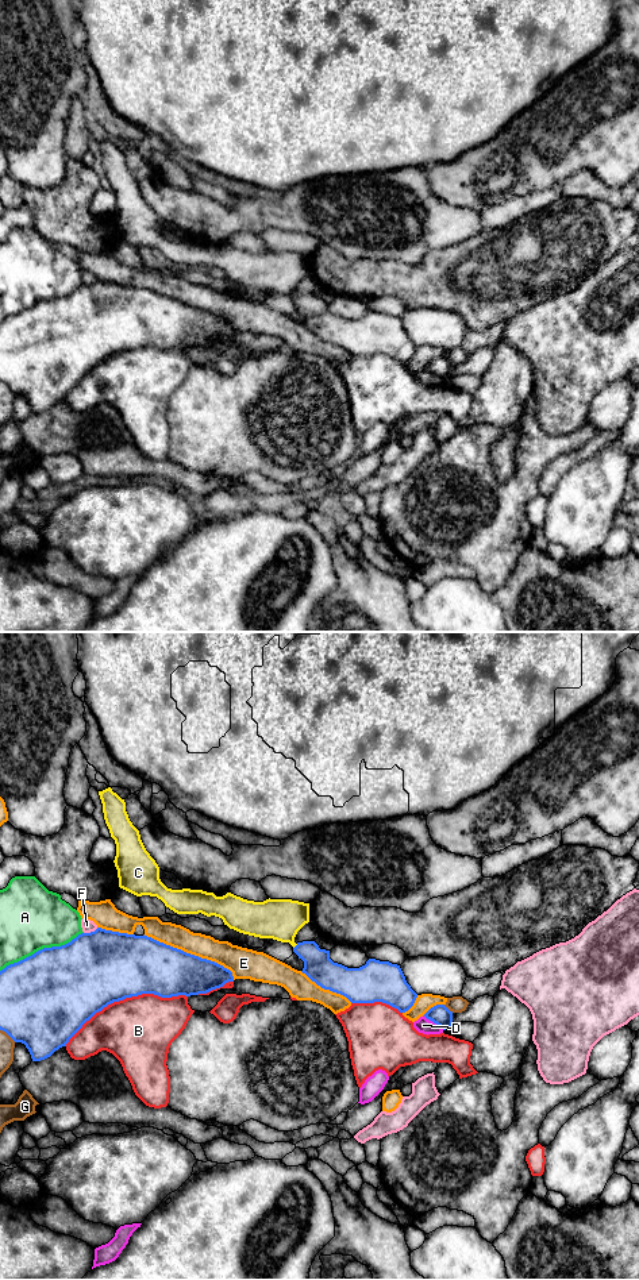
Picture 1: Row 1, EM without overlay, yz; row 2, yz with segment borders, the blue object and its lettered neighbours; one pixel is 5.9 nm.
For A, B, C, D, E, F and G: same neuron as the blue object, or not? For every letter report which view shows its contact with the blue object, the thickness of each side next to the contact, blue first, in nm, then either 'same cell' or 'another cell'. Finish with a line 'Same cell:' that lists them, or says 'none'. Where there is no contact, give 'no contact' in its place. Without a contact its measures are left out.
A: contact in yz; calibres 500 and 380 nm; another cell
B: contact in yz; calibres 440 and 420 nm; another cell
C: contact in yz; calibres 170 and 240 nm; same cell
D: contact in yz; calibres 120 and 90 nm; another cell
E: contact in yz; calibres 320 and 150 nm; another cell
F: contact in yz; calibres 440 and 70 nm; another cell
G: contact in yz; calibres 120 and 100 nm; another cell
Same cell: C

